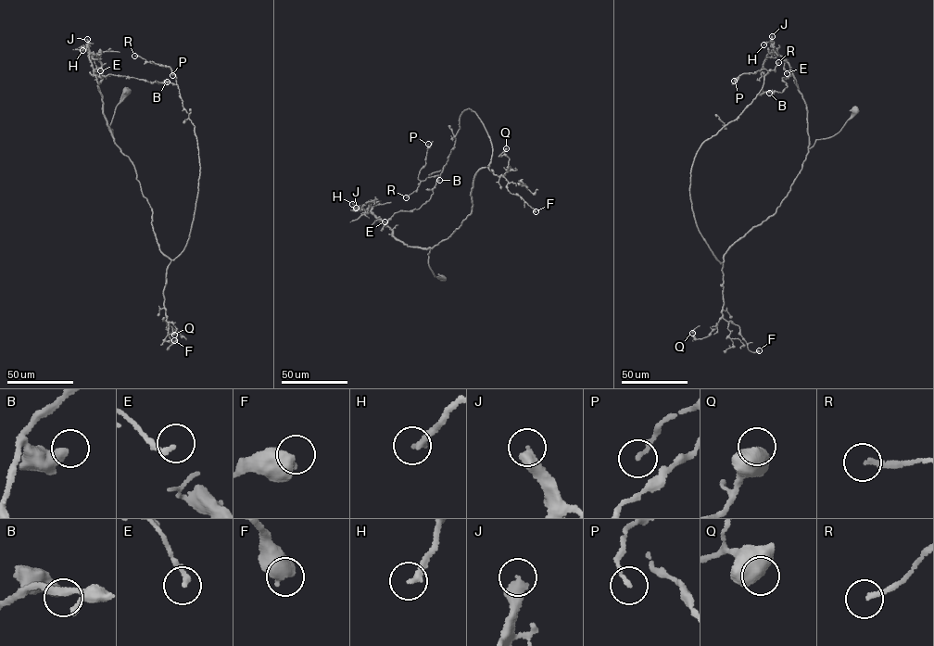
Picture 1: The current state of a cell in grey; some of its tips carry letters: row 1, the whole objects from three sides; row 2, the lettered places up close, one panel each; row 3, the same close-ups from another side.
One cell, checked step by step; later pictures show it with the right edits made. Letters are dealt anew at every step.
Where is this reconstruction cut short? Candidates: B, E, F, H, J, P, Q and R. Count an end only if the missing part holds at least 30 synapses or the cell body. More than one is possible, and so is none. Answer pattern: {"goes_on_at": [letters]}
{"goes_on_at": ["J", "R"]}

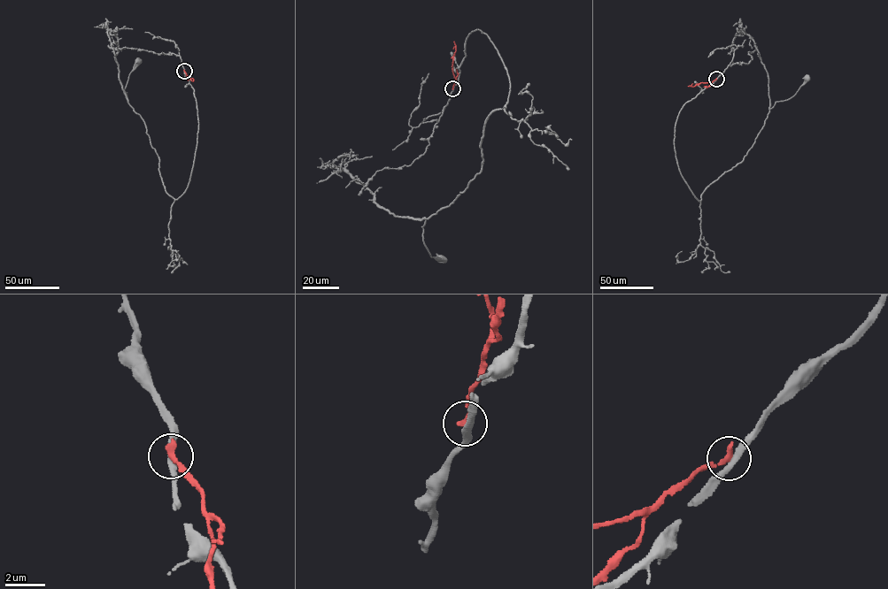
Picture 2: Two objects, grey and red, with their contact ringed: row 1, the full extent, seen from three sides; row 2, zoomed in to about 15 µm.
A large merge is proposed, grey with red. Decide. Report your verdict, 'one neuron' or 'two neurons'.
two neurons

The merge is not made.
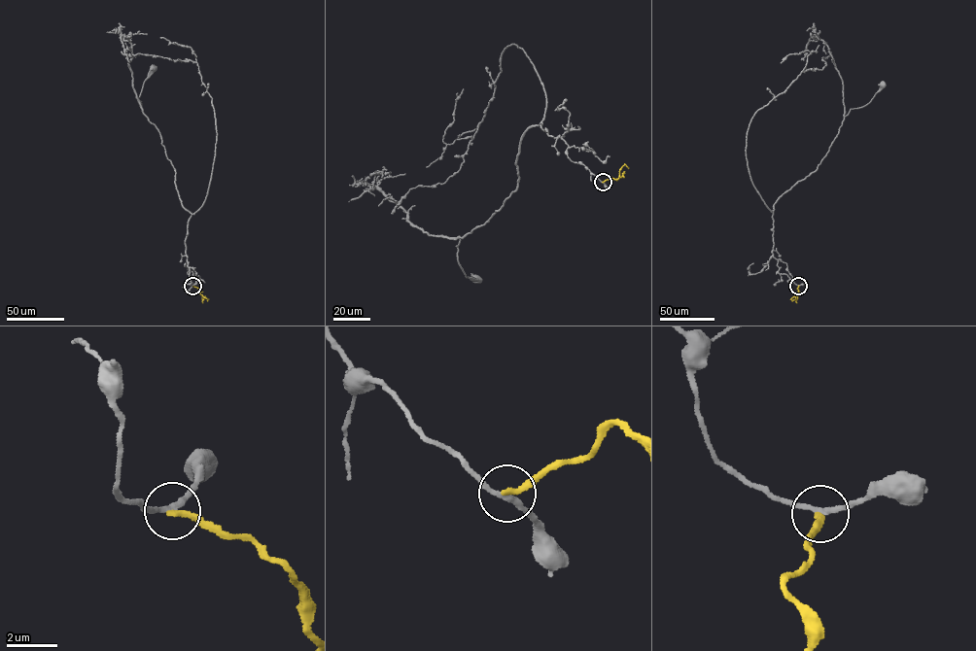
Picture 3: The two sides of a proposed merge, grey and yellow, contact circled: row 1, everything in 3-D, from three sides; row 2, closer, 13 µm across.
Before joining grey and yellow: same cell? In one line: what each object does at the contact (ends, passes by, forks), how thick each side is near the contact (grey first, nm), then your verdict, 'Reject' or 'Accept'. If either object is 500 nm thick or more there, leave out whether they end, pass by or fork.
At the ring grey passes by. At the ring yellow ends. Thickness 200 nm (grey) against 240 nm. Accept

